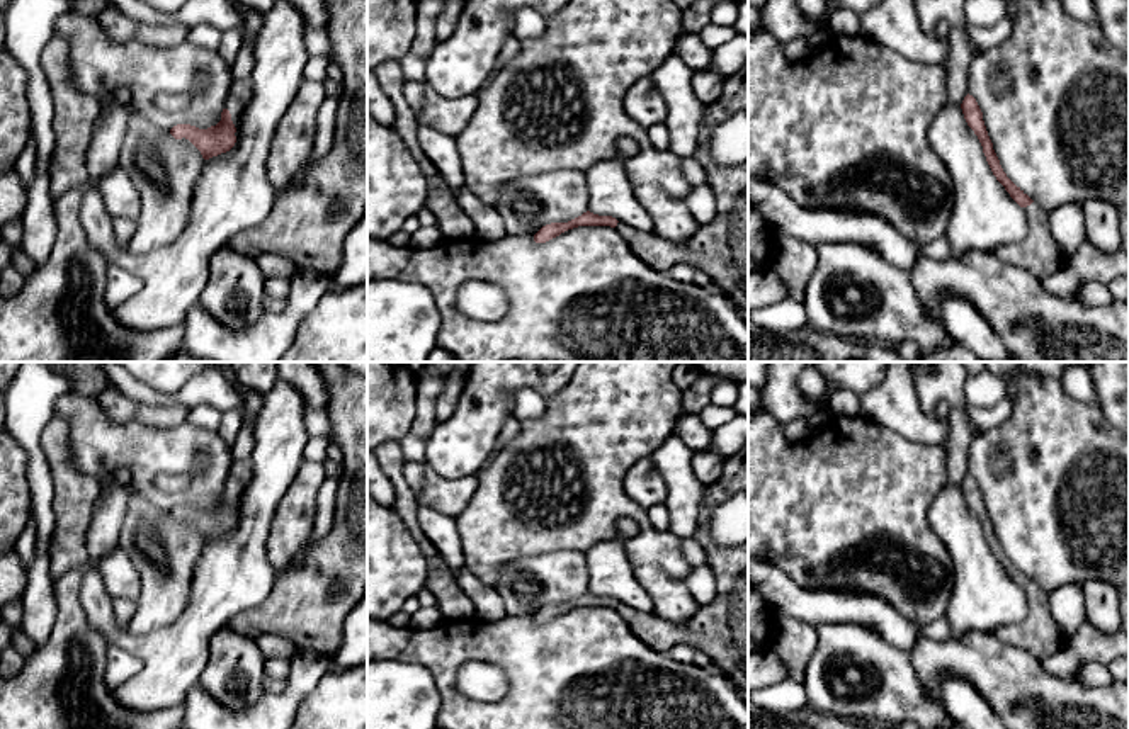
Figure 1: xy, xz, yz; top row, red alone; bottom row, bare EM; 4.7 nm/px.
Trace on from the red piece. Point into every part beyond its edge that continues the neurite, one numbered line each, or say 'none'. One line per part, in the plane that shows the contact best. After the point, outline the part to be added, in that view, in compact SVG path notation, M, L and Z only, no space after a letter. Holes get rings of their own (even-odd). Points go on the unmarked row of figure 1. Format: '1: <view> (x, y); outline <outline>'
1: xy (240, 473); outline M250 459L235 461L228 472L224 489L230 491L231 501L236 510L240 506L241 494L243 494L250 479L252 479L252 461Z

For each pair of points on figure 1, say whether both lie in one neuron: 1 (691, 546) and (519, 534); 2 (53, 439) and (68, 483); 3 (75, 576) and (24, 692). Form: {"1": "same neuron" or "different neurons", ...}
{"1": "different neurons", "2": "same neuron", "3": "same neuron"}

